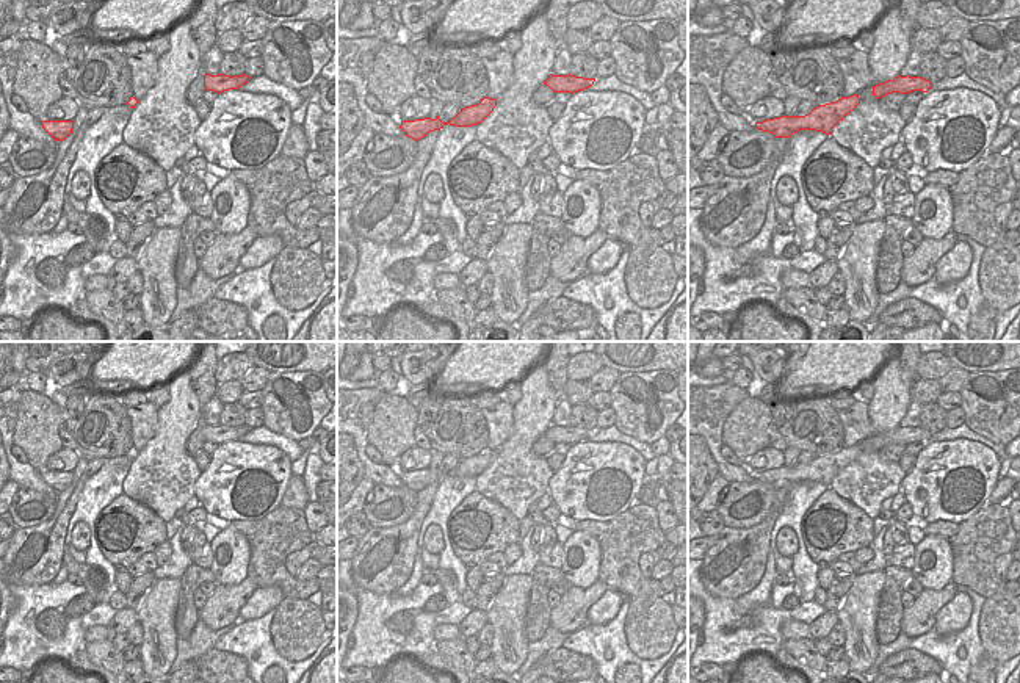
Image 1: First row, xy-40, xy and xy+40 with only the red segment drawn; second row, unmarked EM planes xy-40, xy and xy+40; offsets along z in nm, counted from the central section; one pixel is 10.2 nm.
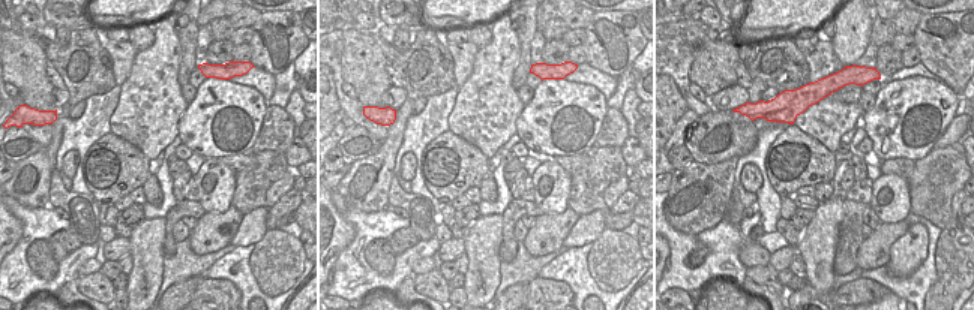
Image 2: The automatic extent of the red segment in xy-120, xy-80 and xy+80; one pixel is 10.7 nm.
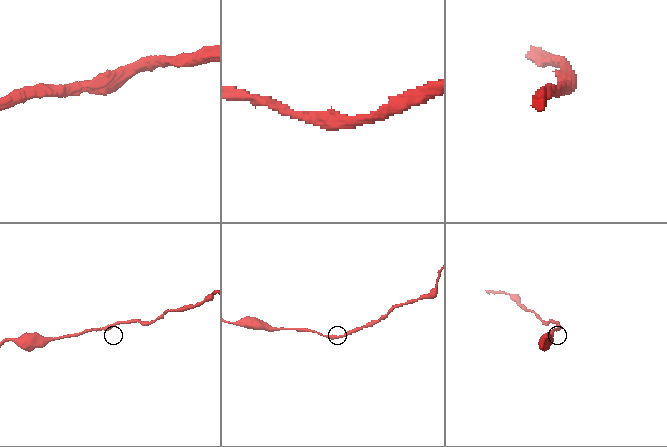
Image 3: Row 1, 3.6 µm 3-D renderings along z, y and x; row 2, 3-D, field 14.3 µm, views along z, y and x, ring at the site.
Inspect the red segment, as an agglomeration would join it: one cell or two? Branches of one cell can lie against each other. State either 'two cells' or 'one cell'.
one cell

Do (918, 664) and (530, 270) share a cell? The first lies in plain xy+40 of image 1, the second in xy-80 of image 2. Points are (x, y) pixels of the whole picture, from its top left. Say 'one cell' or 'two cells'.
two cells

